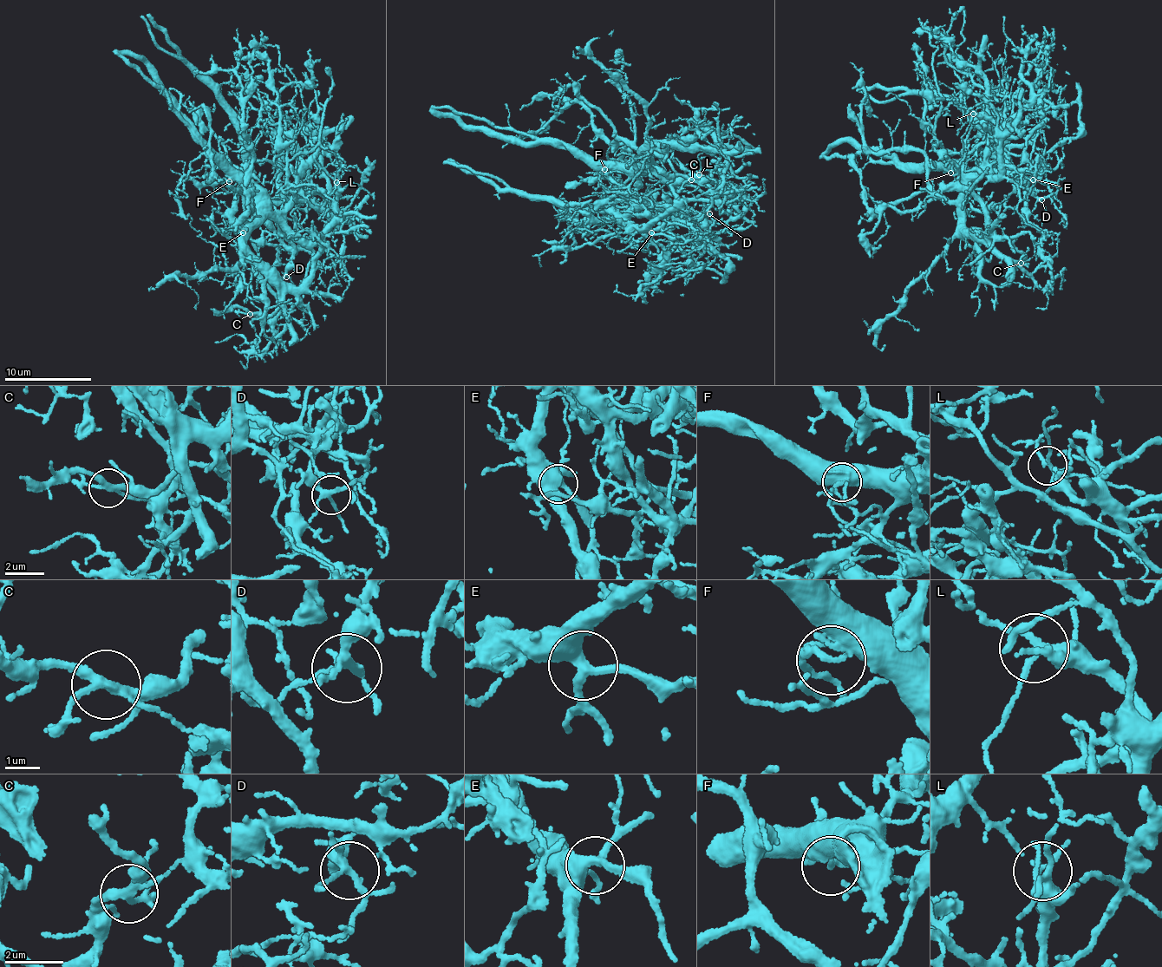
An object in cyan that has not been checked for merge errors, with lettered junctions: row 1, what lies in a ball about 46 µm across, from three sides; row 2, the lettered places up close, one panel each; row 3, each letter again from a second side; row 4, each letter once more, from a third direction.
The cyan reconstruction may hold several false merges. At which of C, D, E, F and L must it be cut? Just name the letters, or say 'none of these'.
C, F

